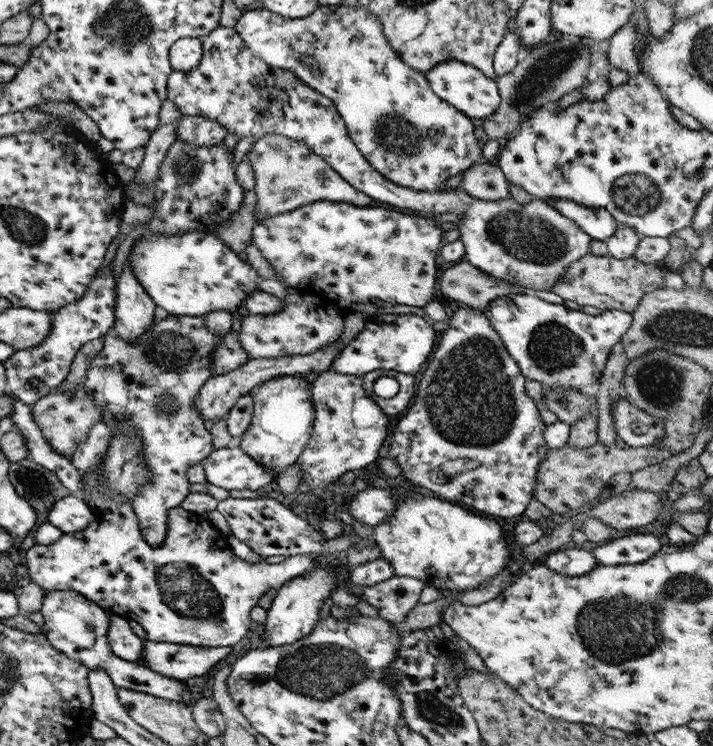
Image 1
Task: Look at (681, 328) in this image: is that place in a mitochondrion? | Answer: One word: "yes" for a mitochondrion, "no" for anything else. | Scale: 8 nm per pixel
yes

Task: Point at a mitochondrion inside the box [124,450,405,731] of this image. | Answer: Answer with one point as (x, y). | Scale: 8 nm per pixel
(322, 671)

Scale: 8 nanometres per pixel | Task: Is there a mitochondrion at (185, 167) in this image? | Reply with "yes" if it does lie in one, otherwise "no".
yes

